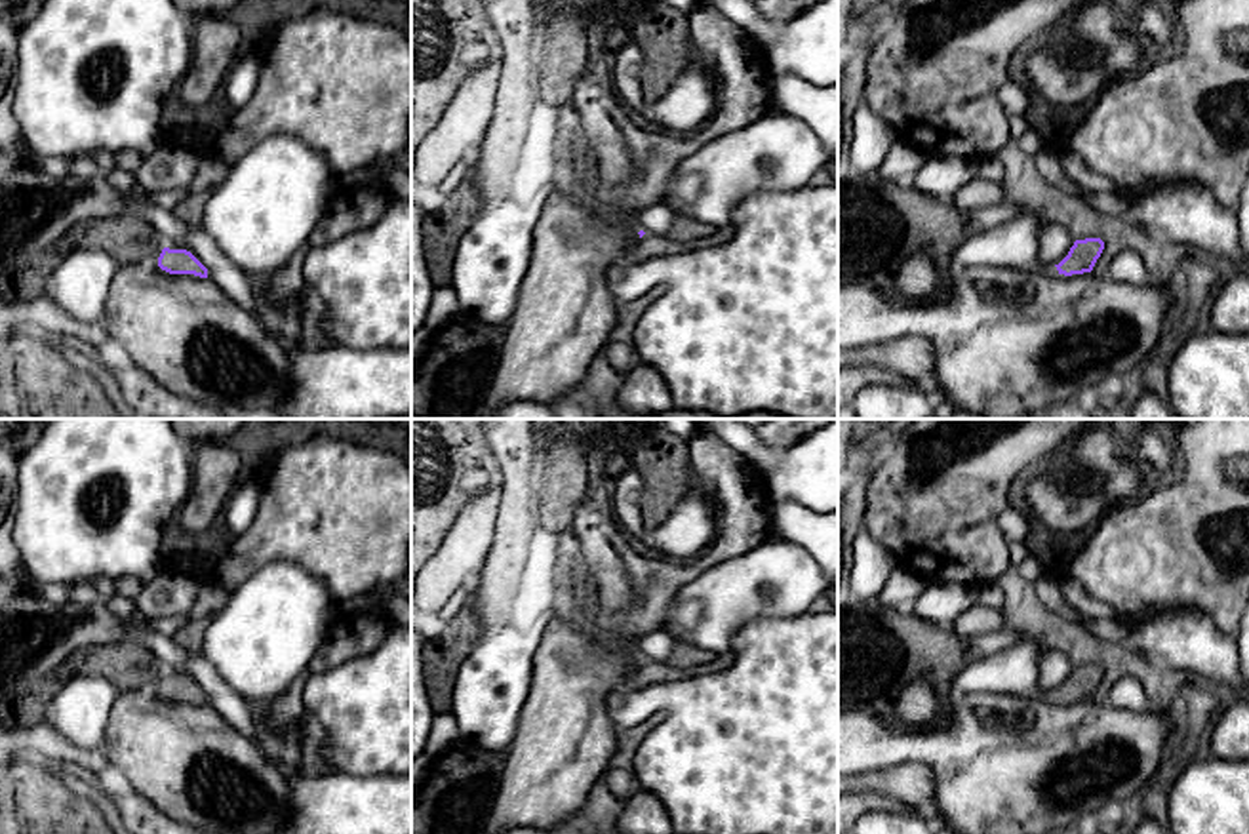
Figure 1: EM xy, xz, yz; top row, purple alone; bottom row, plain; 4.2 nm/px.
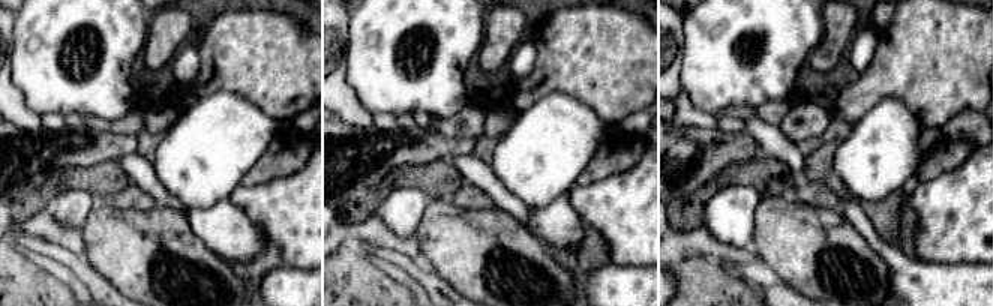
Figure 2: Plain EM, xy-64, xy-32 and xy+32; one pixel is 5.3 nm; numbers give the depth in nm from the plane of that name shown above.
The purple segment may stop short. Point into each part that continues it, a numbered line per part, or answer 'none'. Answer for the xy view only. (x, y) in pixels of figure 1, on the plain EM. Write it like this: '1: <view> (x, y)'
none

